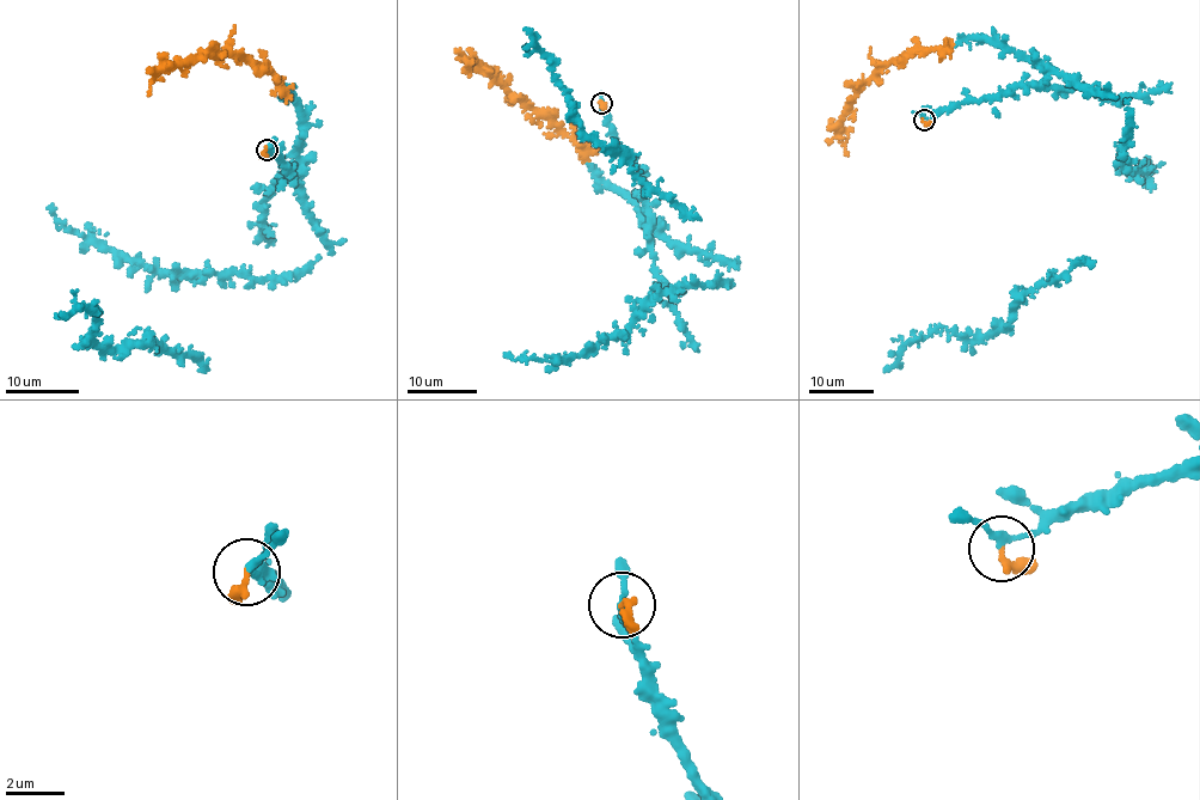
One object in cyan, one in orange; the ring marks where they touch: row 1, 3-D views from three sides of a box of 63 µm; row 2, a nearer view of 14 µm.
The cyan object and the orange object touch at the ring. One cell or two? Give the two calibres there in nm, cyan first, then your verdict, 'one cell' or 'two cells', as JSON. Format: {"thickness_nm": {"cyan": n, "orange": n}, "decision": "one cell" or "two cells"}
{"thickness_nm": {"cyan": 200, "orange": 280}, "decision": "one cell"}

